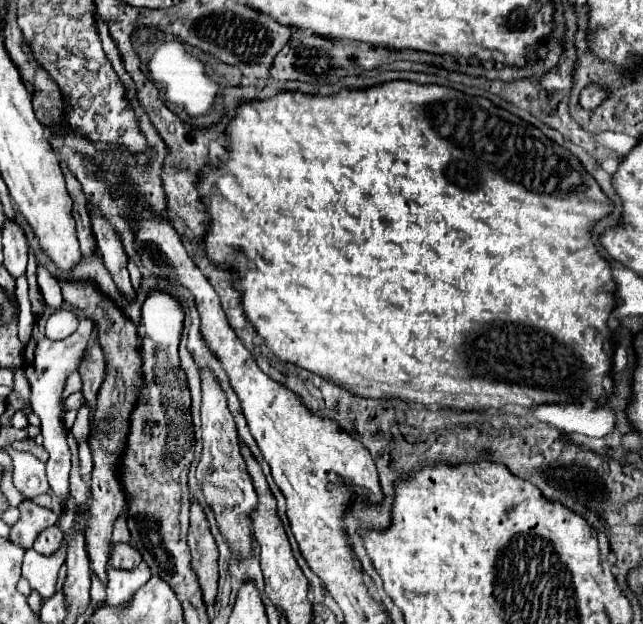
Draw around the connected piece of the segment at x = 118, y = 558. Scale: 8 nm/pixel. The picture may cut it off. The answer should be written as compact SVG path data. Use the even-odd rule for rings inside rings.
M118 543L112 551L112 567L114 569L134 569L142 561L142 555L128 543Z

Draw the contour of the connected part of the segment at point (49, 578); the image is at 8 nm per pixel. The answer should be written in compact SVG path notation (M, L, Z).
M62 541L62 547L50 557L40 555L34 549L30 549L24 557L22 575L30 581L32 589L40 593L42 601L50 599L56 593L56 577L58 577L58 569L64 563L64 557L66 557L64 553L66 553L66 543Z

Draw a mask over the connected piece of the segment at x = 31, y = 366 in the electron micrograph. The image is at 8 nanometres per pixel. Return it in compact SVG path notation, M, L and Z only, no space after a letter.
M62 303L62 309L70 309L78 315L80 319L80 327L76 329L74 335L70 335L68 339L62 339L62 341L52 341L44 335L44 325L48 321L48 317L54 313L54 307L46 305L44 313L40 317L36 317L34 321L34 331L32 331L32 341L26 345L24 349L24 373L28 377L28 383L30 383L30 389L32 389L32 395L30 395L30 403L32 403L32 409L34 413L40 417L42 421L42 437L44 437L44 447L50 455L48 463L46 463L46 477L48 477L48 483L50 483L50 489L52 489L52 495L56 495L56 501L60 505L66 505L68 501L68 475L70 475L70 449L66 445L66 431L62 427L62 421L60 421L60 397L62 397L62 391L64 391L64 385L66 385L66 379L72 371L78 369L78 359L80 355L84 353L88 341L90 341L90 335L92 335L92 327L94 323L80 311L76 309L74 305L70 303Z

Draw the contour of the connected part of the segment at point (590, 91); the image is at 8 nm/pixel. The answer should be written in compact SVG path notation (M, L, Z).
M590 85L588 89L582 91L582 95L580 95L580 105L582 105L584 109L594 109L594 107L600 105L602 97L606 97L606 89L598 89L596 85Z

